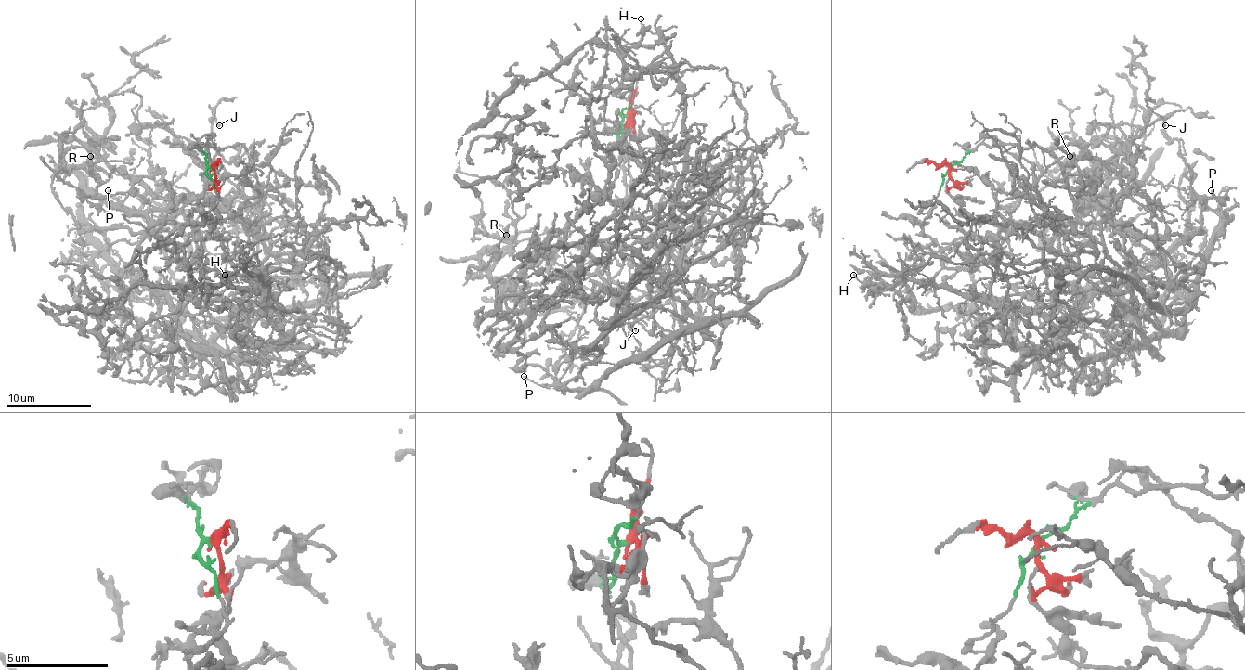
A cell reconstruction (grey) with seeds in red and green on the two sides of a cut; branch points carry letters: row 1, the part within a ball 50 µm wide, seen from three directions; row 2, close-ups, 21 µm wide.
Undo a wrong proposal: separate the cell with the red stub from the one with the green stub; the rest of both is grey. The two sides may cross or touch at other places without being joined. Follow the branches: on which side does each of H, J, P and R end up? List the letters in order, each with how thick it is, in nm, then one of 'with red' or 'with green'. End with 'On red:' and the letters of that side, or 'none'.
H: 120 nm | with red
J: 100 nm | with green
P: 110 nm | with red
R: 320 nm | with red
On red: H, P, R

